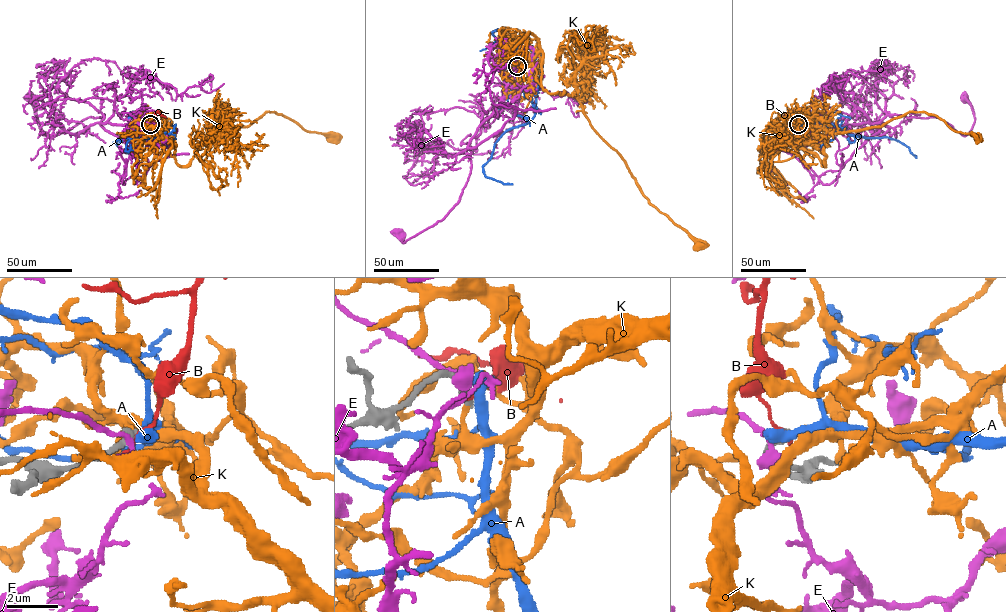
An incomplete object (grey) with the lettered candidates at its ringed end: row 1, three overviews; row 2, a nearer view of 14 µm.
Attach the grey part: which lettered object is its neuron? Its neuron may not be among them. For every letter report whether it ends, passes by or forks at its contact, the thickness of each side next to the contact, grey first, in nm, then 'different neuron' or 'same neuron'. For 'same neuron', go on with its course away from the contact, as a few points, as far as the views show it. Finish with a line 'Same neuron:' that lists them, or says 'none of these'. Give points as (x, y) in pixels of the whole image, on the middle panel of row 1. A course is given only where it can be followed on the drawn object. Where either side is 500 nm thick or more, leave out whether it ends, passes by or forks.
A: 400/550 nm | different neuron
B: it ends | 400/160 nm | different neuron
E: it forks | 420/240 nm | different neuron
K: it ends | 360/200 nm | same neuron | via (517, 66), (541, 52), (542, 89), (576, 97), (591, 126), (620, 156), (641, 193), (700, 246)
Same neuron: K

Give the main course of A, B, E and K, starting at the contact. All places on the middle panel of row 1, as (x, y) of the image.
A: (517, 66), (522, 91), (535, 112), (541, 55), (525, 45), (504, 45), (493, 35), (497, 28)
B: (517, 66), (528, 54), (532, 55)
E: (517, 65), (506, 57), (500, 63), (504, 97), (470, 140), (471, 169), (460, 200), (405, 242), (397, 233)
K: (517, 66), (541, 52), (542, 89), (576, 97), (591, 126), (620, 156), (641, 193), (700, 246)

